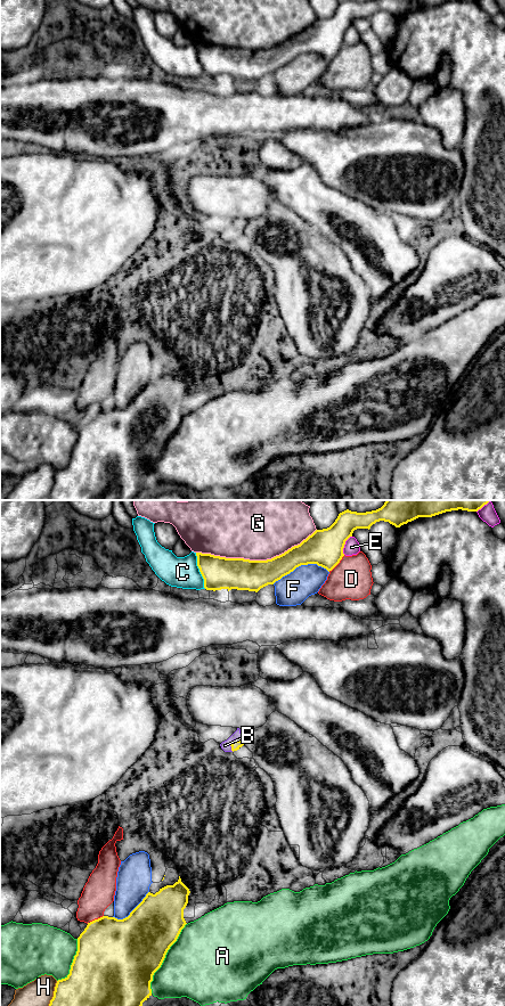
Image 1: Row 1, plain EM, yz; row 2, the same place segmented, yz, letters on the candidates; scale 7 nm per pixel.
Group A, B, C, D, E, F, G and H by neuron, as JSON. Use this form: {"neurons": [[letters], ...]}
{"neurons": [["A"], ["B"], ["C"], ["D"], ["E"], ["F"], ["G"], ["H"]]}

